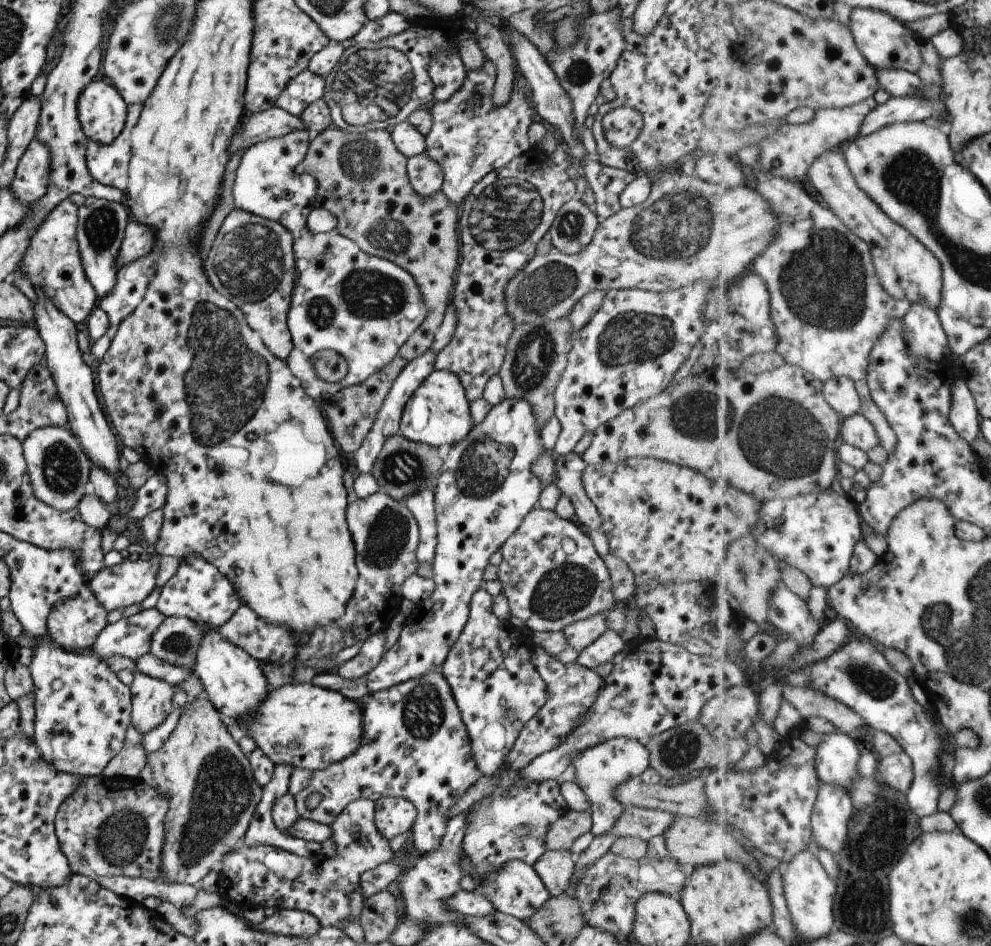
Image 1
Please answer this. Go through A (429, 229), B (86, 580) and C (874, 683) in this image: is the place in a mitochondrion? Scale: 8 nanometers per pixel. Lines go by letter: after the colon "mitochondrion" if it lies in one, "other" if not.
A: other
B: other
C: mitochondrion

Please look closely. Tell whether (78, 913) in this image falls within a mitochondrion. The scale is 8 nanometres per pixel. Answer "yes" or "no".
no

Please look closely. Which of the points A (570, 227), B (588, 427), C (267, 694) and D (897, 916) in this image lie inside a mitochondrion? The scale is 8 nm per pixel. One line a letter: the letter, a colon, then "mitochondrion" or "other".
A: mitochondrion
B: other
C: other
D: other

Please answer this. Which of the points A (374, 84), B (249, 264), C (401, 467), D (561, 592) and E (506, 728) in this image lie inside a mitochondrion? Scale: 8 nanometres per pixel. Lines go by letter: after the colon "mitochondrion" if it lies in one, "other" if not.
A: mitochondrion
B: mitochondrion
C: mitochondrion
D: mitochondrion
E: other

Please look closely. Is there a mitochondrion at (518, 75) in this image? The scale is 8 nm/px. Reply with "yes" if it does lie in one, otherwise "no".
no

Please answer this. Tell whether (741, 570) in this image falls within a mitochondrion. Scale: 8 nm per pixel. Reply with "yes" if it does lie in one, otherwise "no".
yes

